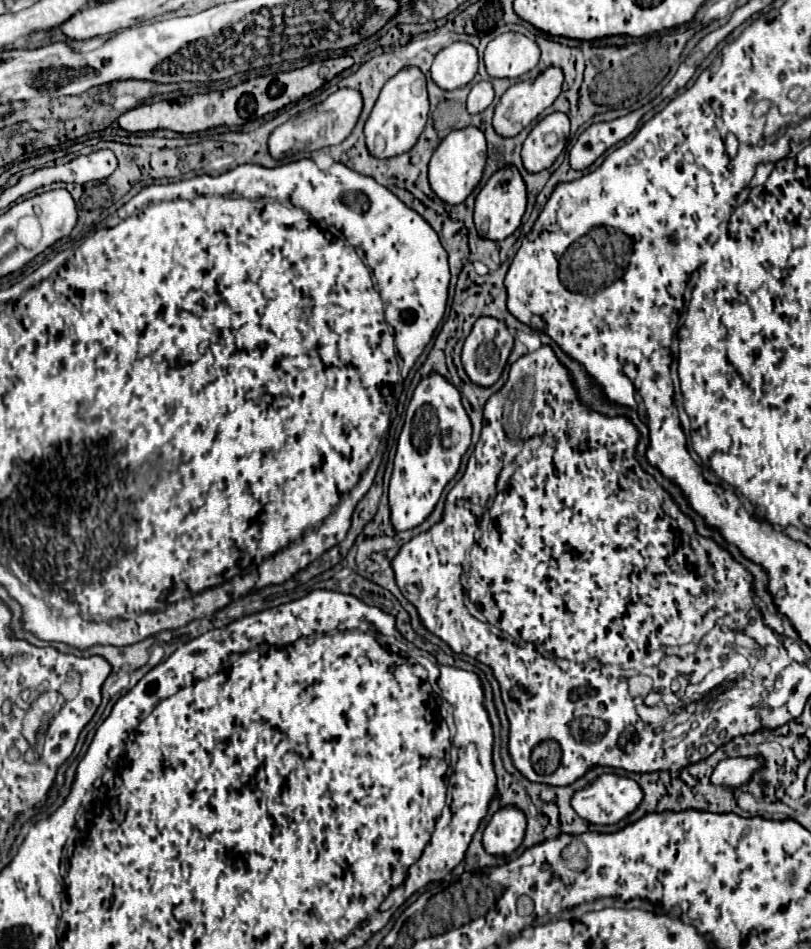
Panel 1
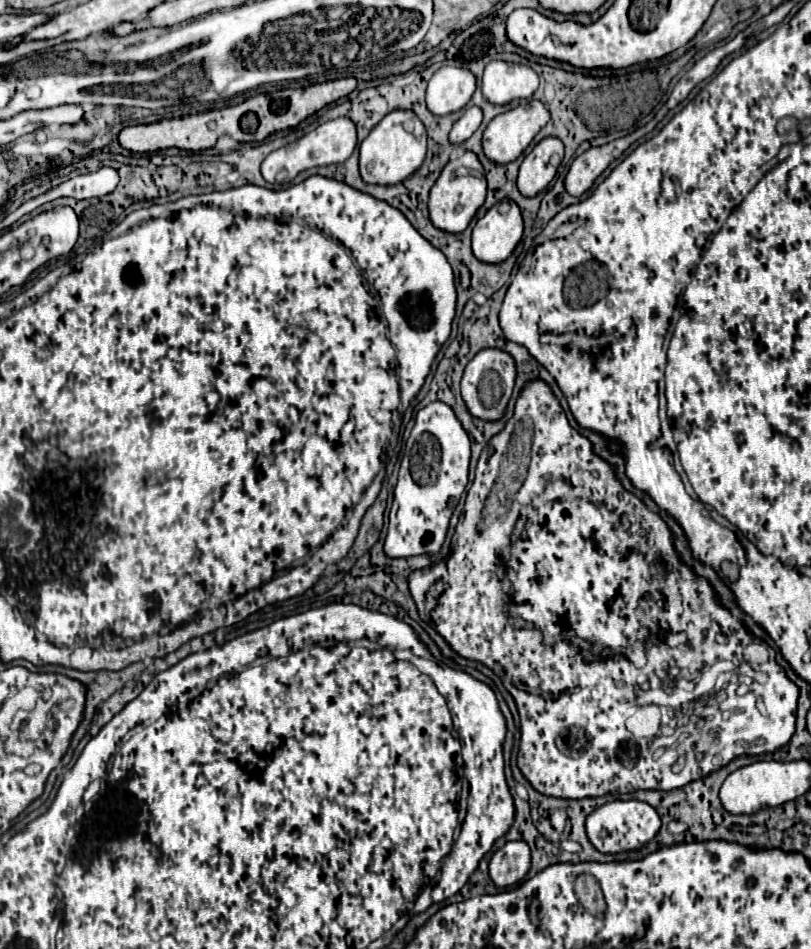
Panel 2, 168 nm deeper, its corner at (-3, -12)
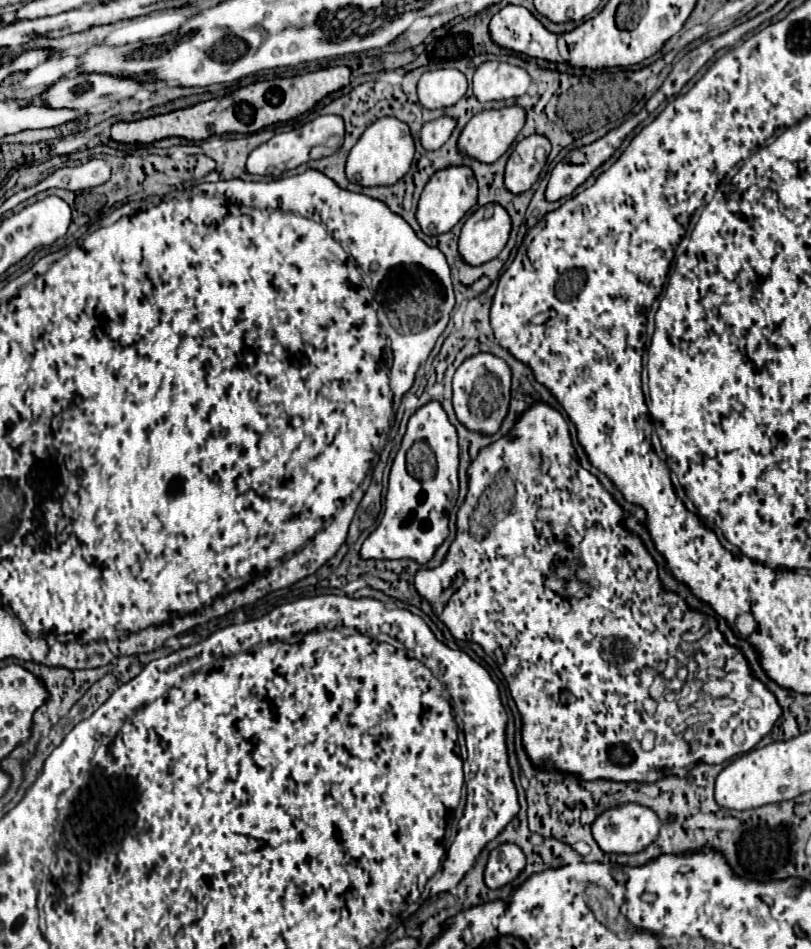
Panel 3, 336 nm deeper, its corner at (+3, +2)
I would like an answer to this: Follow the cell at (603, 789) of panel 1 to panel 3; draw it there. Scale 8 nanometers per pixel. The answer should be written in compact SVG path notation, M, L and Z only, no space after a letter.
M636 804L608 810L600 818L596 818L596 822L592 824L594 840L608 854L638 854L644 848L648 848L652 842L656 842L658 830L660 830L658 816L652 810L648 810L644 806L636 806Z

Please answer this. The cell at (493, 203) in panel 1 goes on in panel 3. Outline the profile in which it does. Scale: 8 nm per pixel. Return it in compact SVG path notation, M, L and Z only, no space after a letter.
M498 204L478 208L462 226L458 238L458 254L470 266L480 266L496 258L510 236L510 216Z

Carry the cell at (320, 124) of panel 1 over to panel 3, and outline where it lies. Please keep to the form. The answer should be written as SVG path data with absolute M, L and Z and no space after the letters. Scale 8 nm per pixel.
M318 116L316 120L304 124L302 128L276 134L266 144L252 150L246 162L246 170L258 176L280 176L282 172L298 168L304 162L332 156L342 146L342 140L344 140L344 120L340 116Z

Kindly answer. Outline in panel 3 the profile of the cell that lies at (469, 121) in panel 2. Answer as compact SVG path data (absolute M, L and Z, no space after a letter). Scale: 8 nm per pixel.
M442 116L442 118L436 118L432 122L426 122L422 126L422 132L420 132L420 142L422 142L422 148L424 150L438 150L452 134L456 122L448 116Z

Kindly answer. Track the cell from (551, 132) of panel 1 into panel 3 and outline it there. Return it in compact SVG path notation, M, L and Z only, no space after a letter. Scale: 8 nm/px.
M532 134L518 142L506 164L504 172L506 188L512 194L522 194L530 190L530 186L538 180L548 154L550 142L540 134Z

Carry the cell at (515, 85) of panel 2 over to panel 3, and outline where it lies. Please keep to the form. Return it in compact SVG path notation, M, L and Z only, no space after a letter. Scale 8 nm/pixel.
M484 62L476 68L472 88L480 102L508 100L526 94L530 76L526 70L510 66L506 62Z

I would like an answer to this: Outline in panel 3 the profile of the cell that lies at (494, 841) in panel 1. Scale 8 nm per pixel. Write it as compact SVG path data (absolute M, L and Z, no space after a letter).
M504 844L490 852L484 882L492 890L502 888L502 886L510 884L524 870L524 866L526 866L524 852L518 846Z

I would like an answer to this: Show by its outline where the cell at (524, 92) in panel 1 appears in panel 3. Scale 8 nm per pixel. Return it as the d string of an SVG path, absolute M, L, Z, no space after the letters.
M506 106L502 110L484 110L480 114L476 114L462 130L462 134L458 136L458 152L468 156L468 158L474 158L478 162L486 162L486 164L492 164L496 162L508 148L510 144L516 140L518 132L522 130L526 122L526 112L520 108L520 106Z

